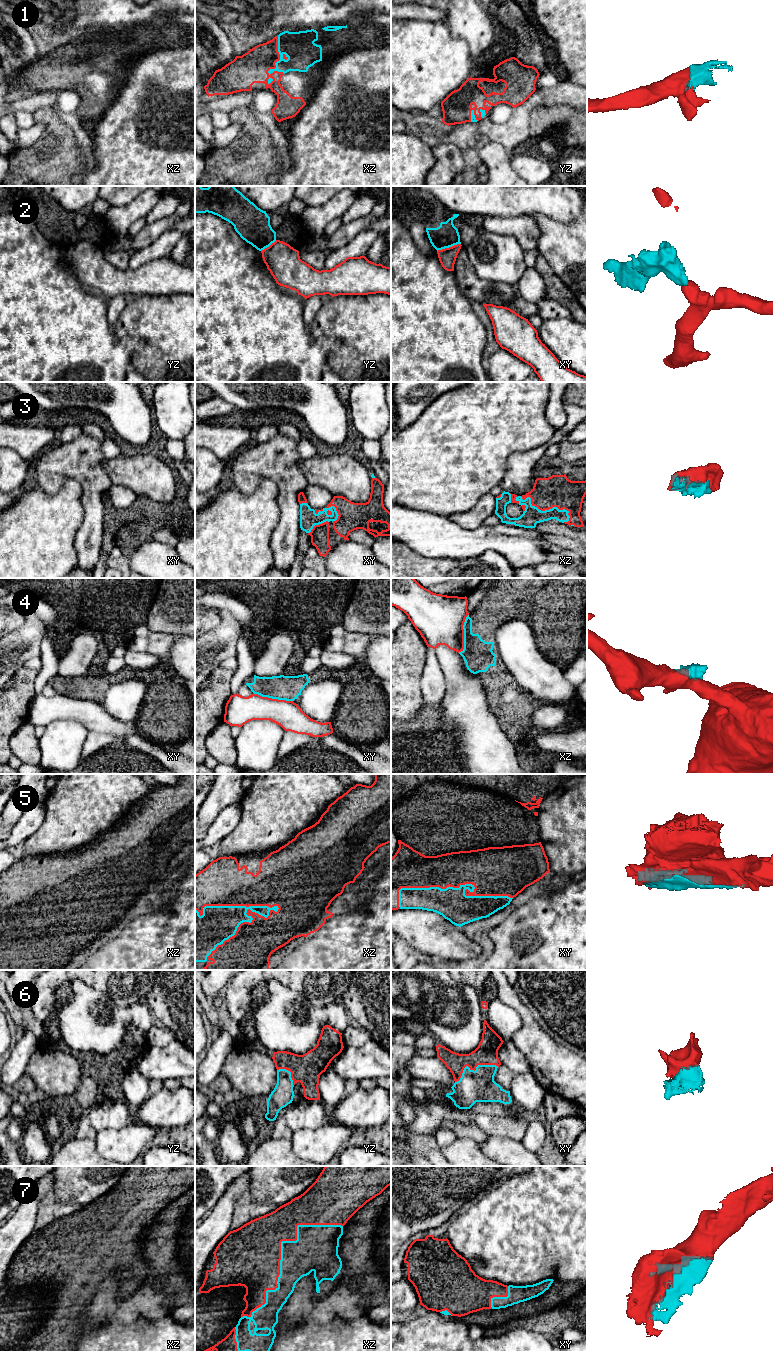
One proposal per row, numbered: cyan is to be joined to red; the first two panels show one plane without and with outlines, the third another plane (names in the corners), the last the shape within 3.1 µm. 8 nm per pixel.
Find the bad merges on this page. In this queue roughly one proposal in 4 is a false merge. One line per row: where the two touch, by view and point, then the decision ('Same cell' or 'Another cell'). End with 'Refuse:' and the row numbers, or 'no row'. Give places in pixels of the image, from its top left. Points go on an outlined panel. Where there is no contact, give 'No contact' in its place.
1: Touches red at xz (278, 60). Same cell
2: Touches red at xy (449, 247). Another cell
3: Touches red at xz (546, 509). Same cell
4: Touches red at xz (463, 634). Another cell
5: Touches red at xz (248, 922). Same cell
6: Touches red at xy (474, 1070). Same cell
7: Touches red at xz (280, 1251). Same cell
Refuse: 2, 4

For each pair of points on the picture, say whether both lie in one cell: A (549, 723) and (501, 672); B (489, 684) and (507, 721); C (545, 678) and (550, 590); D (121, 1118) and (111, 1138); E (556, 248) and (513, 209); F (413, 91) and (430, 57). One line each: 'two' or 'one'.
A: two
B: one
C: two
D: two
E: two
F: one

